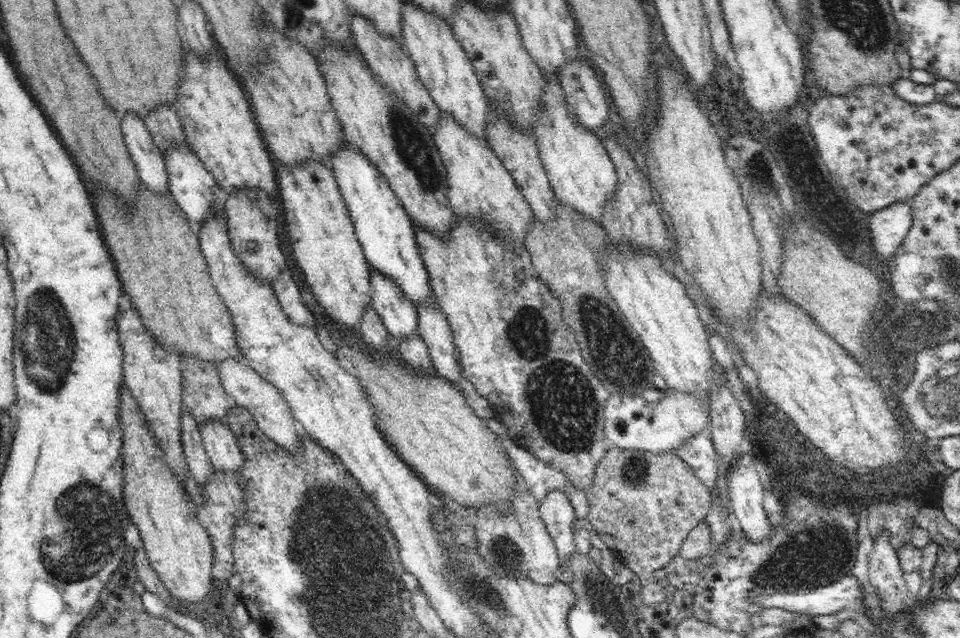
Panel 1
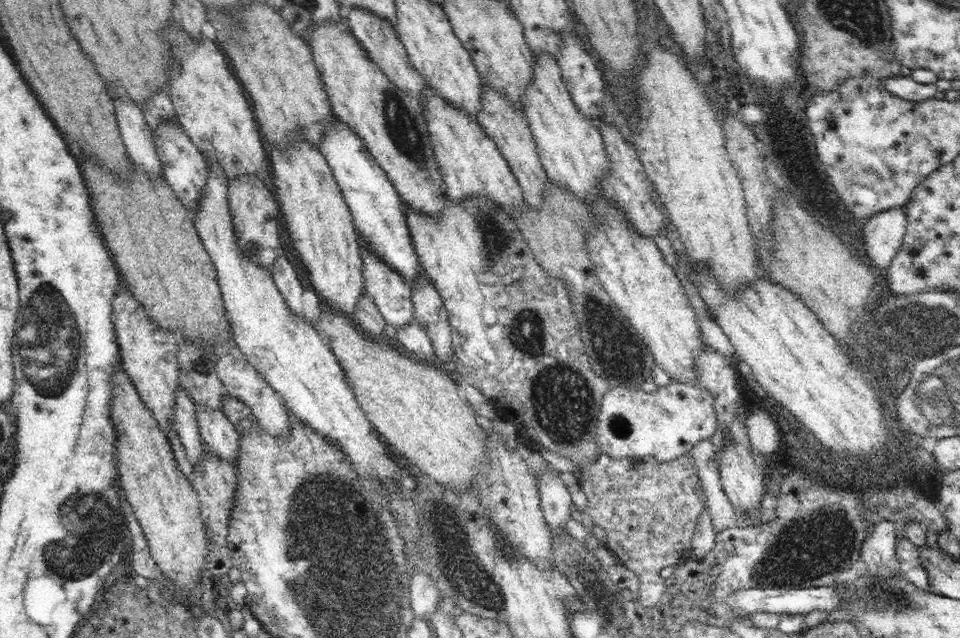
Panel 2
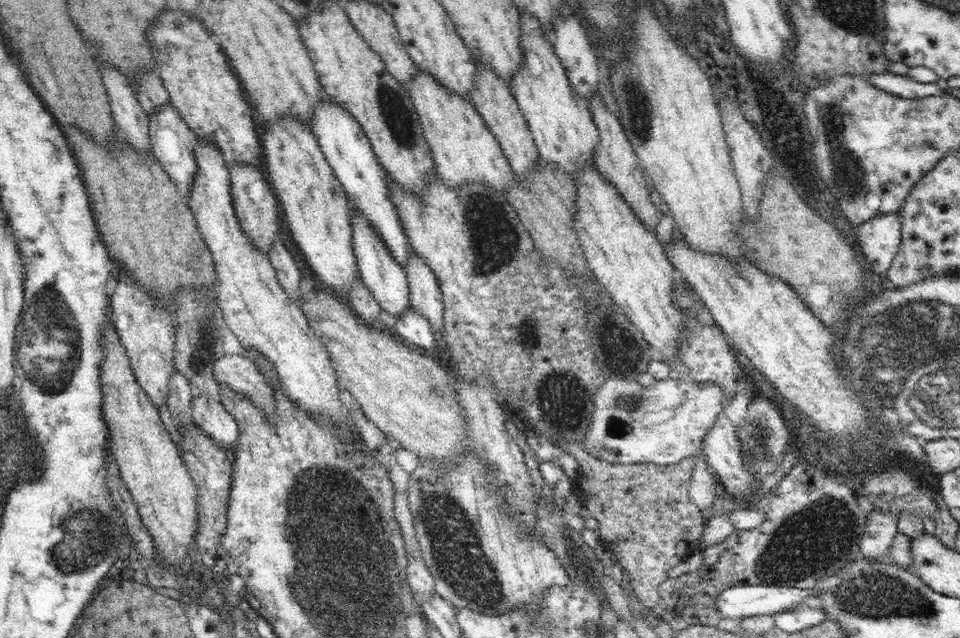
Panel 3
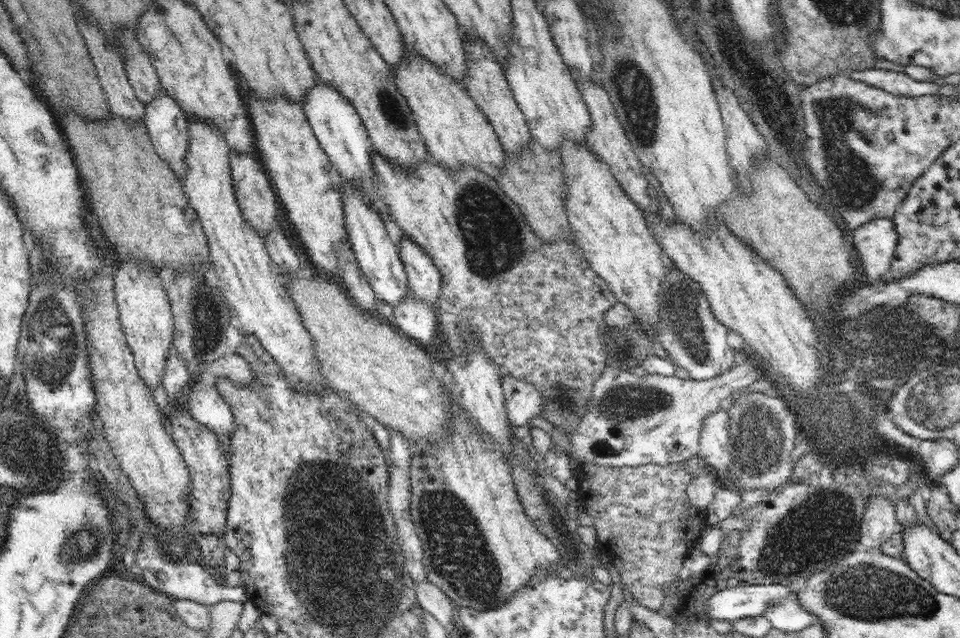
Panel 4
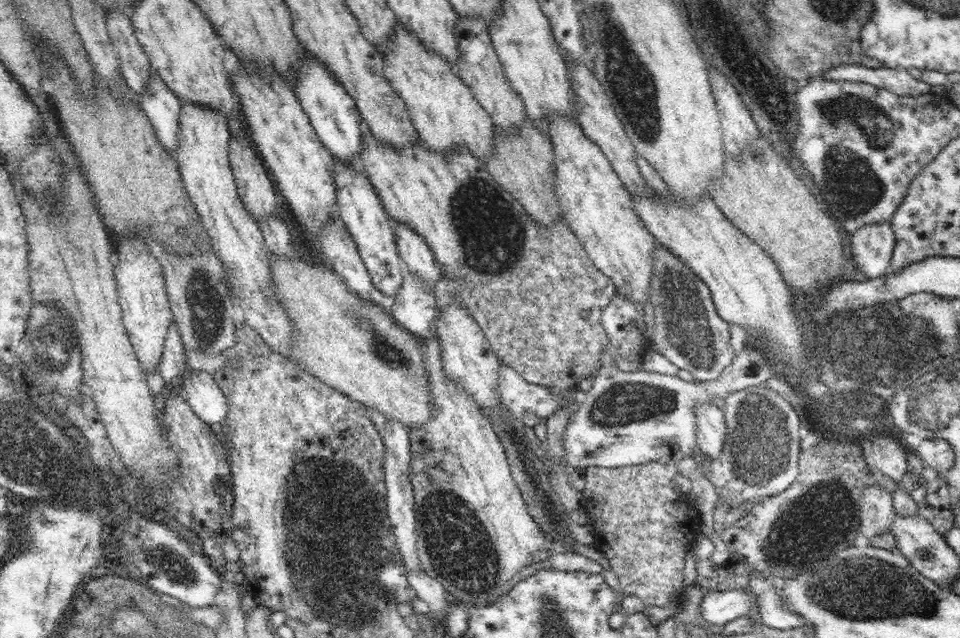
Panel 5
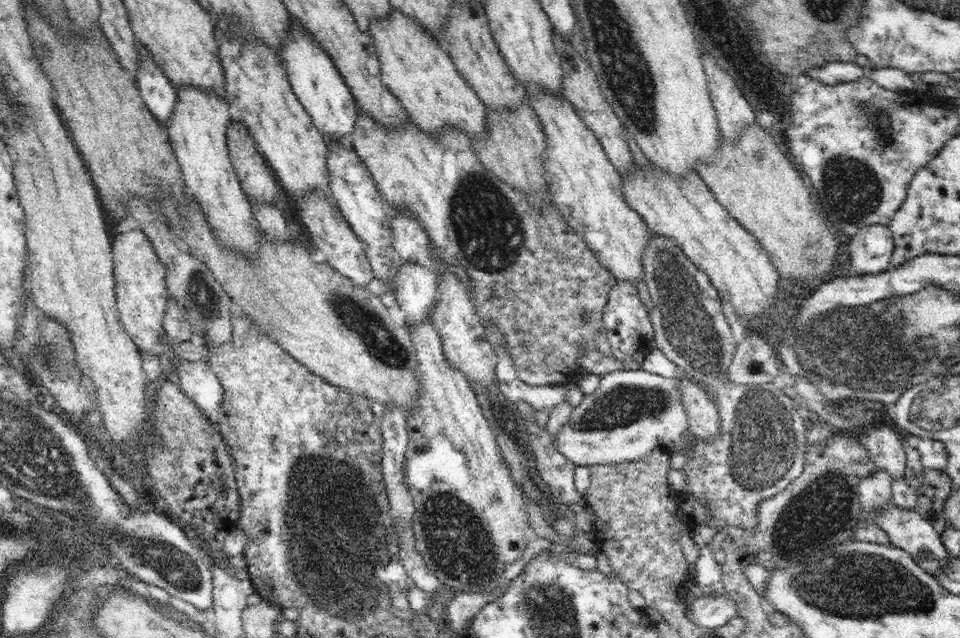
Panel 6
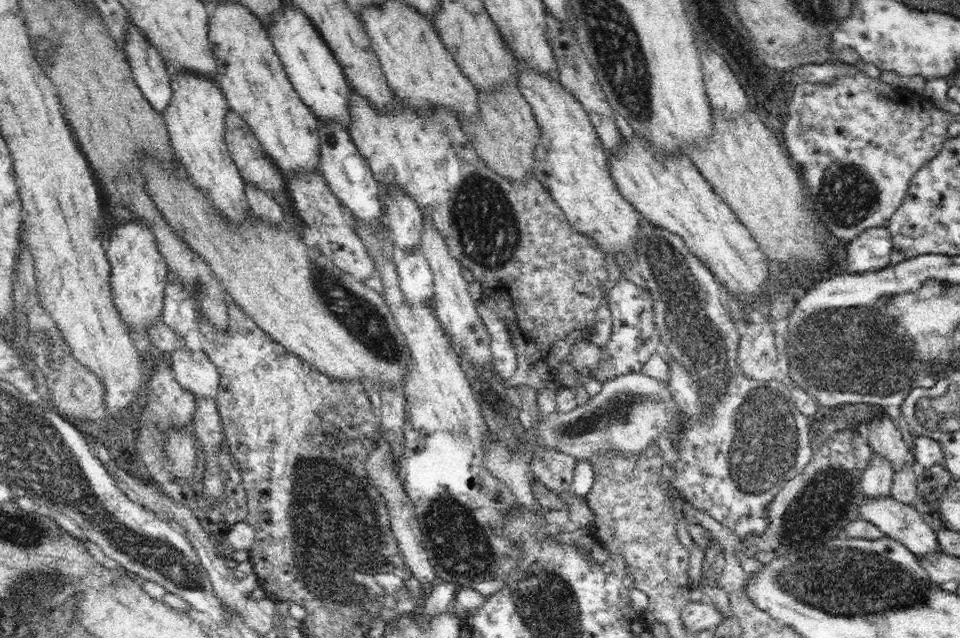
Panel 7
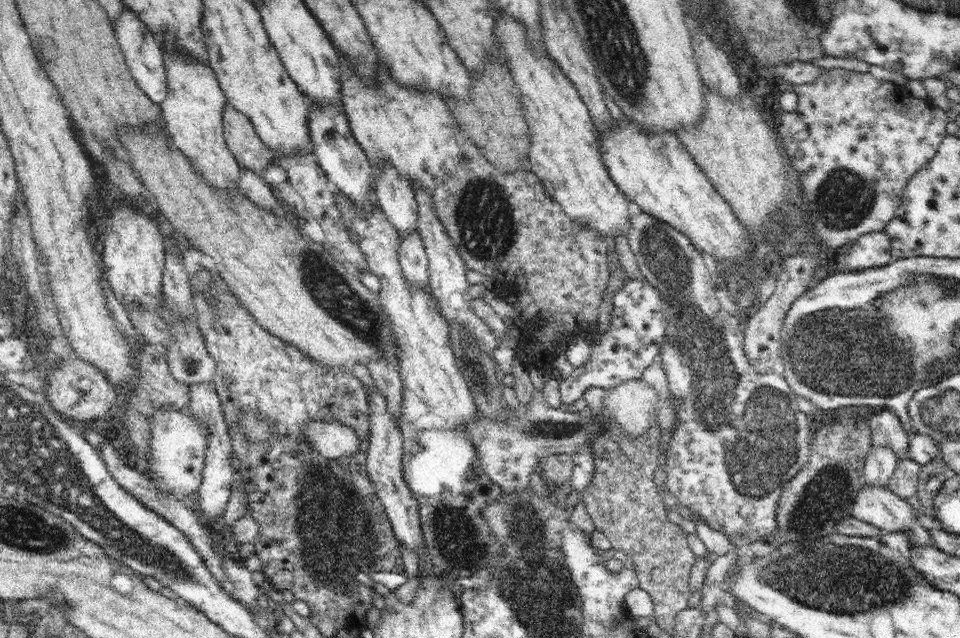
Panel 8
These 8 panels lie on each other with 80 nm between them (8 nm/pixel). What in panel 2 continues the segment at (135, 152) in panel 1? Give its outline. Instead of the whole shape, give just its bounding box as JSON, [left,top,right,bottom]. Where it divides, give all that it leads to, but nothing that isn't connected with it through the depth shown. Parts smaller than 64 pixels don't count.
[112,96,163,172]

